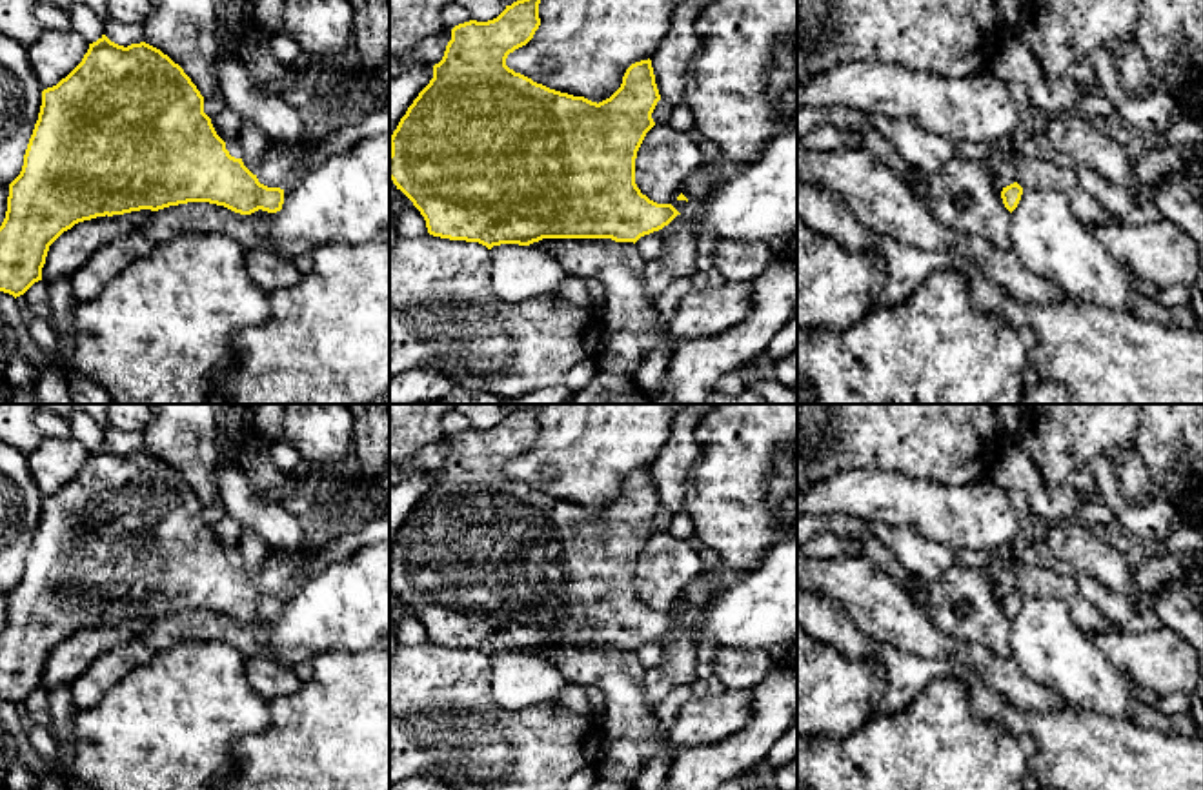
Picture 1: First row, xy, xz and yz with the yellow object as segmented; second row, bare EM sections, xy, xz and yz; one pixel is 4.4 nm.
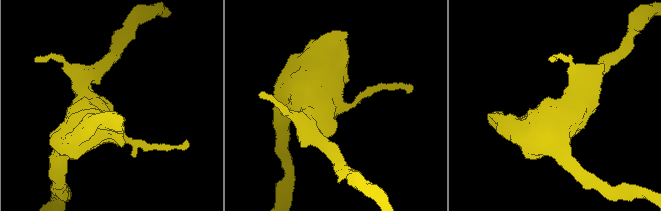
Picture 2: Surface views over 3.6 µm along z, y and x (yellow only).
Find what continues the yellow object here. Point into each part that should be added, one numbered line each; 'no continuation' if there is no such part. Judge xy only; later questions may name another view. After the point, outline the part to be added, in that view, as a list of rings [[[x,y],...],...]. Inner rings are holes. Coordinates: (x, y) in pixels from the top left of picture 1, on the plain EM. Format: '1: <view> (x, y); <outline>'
no continuation

